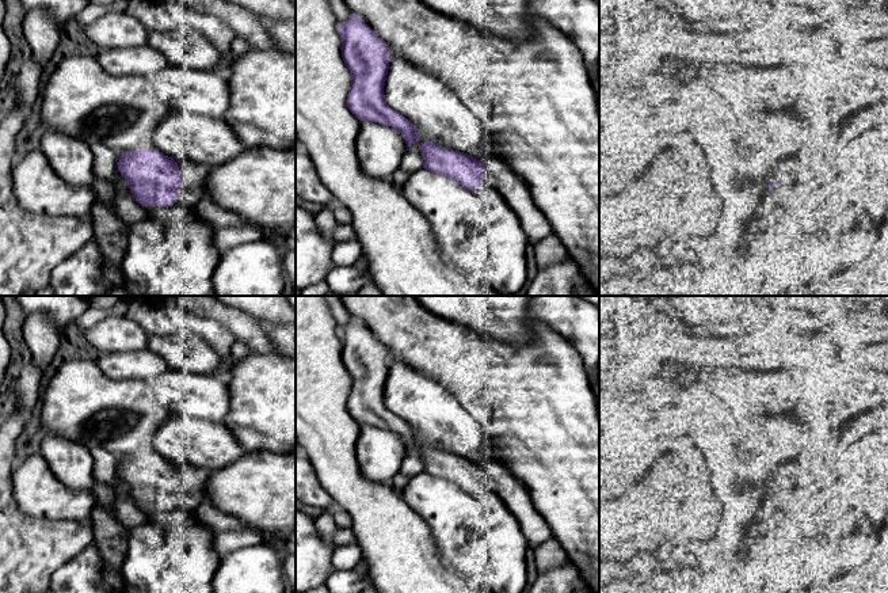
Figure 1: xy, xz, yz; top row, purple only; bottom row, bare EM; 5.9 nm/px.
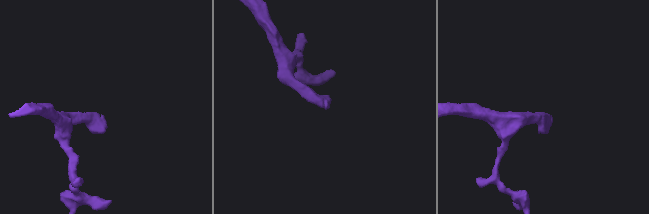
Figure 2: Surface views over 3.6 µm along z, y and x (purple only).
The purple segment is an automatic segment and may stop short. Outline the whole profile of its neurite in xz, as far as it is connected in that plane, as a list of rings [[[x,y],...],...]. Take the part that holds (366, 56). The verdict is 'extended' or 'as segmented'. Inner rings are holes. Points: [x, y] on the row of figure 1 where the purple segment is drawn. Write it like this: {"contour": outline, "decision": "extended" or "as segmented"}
{"contour": [[[355,15],[338,23],[342,57],[351,72],[347,109],[359,121],[380,122],[399,130],[407,148],[419,141],[415,126],[385,102],[384,85],[389,69],[389,47],[365,20]]], "decision": "as segmented"}

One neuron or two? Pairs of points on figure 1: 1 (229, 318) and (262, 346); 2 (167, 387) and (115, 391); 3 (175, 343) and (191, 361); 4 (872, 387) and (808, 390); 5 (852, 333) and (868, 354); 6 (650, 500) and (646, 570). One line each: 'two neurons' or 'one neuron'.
1: one neuron
2: two neurons
3: one neuron
4: one neuron
5: two neurons
6: two neurons

